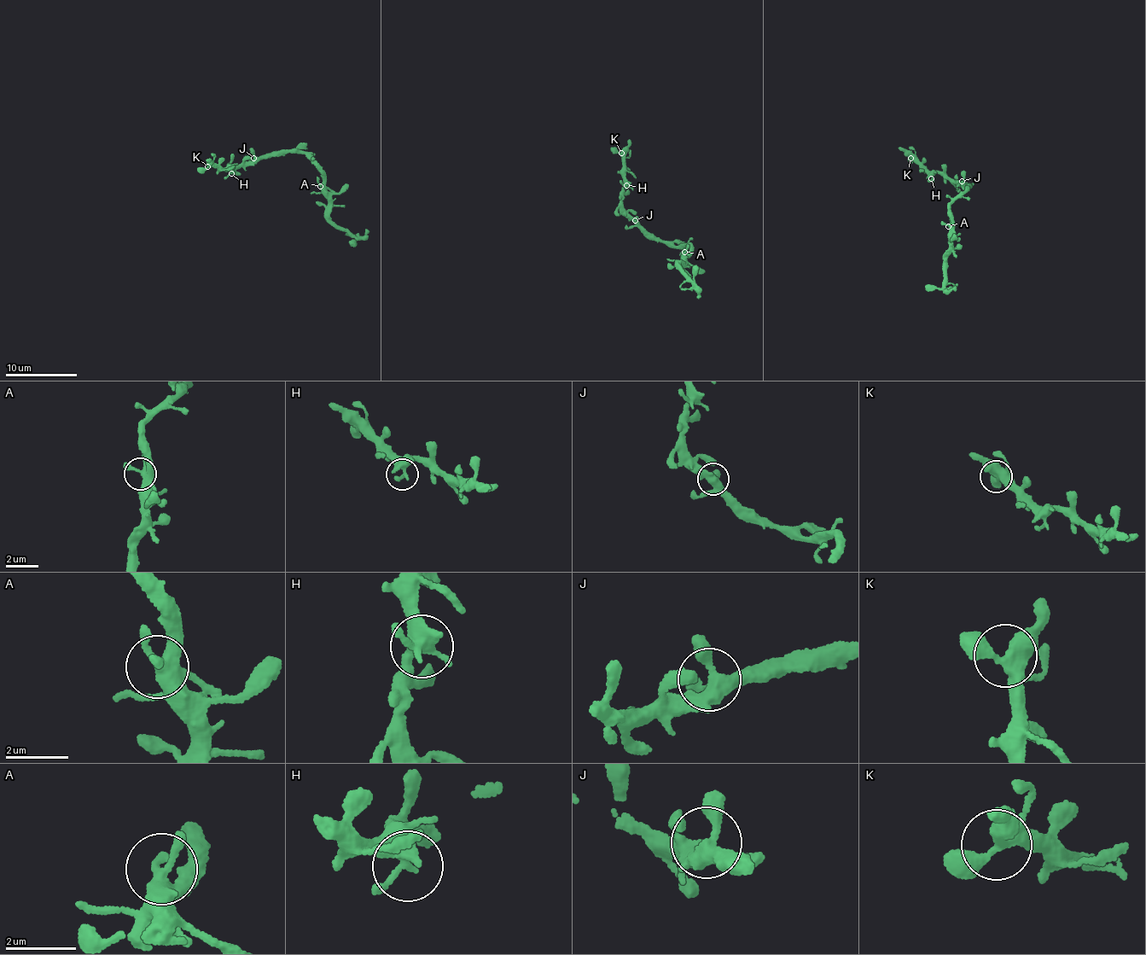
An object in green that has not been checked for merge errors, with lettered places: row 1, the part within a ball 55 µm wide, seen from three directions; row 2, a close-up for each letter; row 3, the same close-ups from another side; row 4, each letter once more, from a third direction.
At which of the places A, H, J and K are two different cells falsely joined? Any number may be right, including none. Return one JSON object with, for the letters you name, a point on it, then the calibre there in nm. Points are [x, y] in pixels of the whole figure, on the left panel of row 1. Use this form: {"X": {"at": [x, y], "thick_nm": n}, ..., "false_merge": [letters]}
{"false_merge": []}

